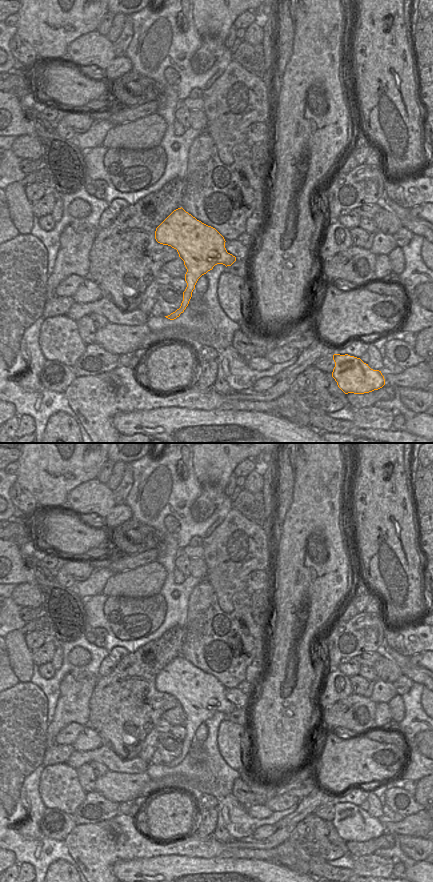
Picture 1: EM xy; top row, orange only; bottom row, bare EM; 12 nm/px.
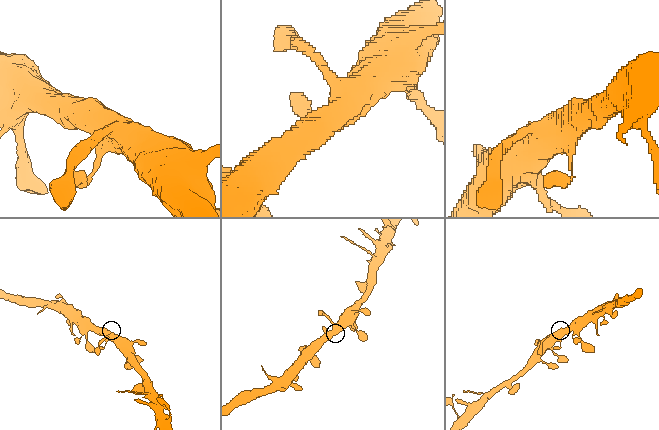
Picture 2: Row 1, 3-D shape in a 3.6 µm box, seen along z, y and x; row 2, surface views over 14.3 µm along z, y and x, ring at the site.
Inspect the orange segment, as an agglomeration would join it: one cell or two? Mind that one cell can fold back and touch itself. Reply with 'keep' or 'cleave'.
keep

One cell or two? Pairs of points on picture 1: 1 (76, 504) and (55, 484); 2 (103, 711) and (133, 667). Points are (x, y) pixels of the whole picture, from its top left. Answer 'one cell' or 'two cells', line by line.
1: two cells
2: one cell

